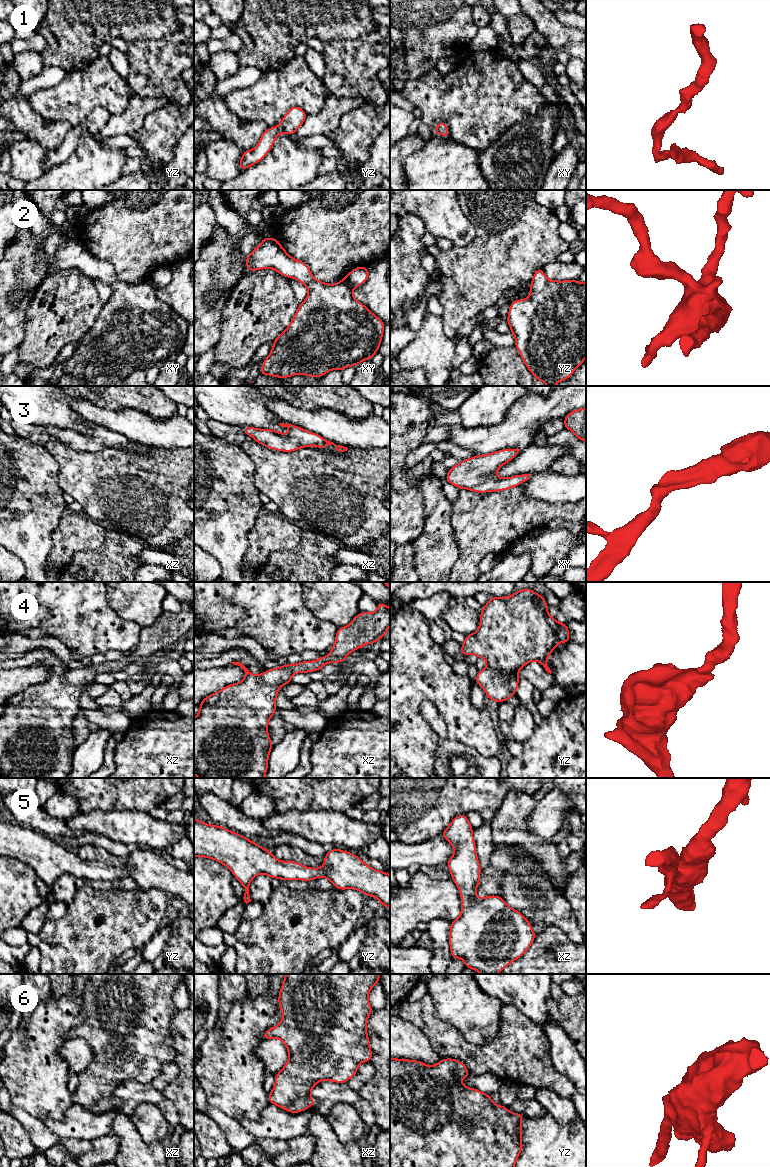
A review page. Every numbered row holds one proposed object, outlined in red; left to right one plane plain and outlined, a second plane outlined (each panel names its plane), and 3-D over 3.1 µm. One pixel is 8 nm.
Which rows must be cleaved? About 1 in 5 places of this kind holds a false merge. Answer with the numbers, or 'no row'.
no row

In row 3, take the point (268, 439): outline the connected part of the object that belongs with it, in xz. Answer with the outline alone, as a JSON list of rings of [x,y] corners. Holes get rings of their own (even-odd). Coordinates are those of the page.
[[[279,424],[281,427],[288,427],[289,432],[286,436],[281,434],[281,431],[274,431],[272,429],[258,429],[255,427],[245,426],[242,428],[247,436],[252,436],[255,442],[263,445],[269,449],[292,452],[303,447],[318,446],[320,451],[324,451],[327,445],[334,445],[335,449],[339,452],[347,451],[348,448],[336,445],[328,441],[320,435],[307,431],[301,427],[292,424]]]

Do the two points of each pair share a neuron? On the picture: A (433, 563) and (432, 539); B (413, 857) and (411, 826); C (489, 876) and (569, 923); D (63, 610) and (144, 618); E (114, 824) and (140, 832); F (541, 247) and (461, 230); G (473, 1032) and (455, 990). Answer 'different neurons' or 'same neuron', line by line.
A: same neuron
B: different neurons
C: different neurons
D: different neurons
E: same neuron
F: different neurons
G: same neuron

